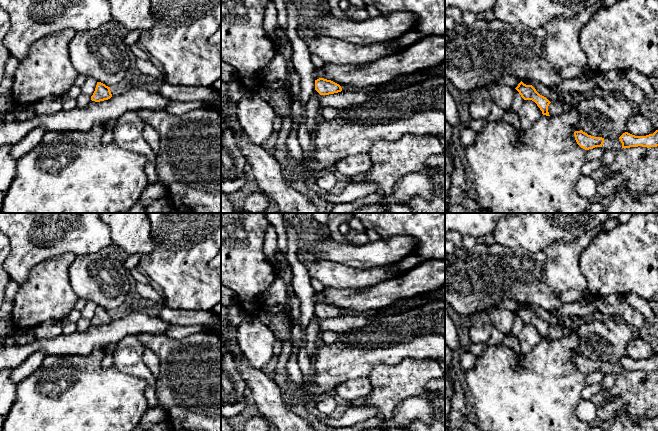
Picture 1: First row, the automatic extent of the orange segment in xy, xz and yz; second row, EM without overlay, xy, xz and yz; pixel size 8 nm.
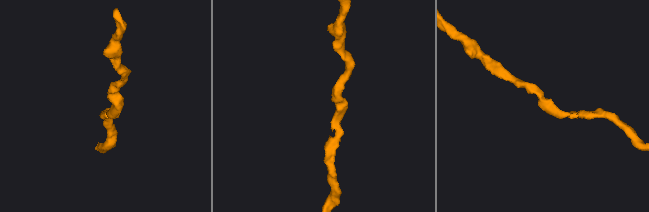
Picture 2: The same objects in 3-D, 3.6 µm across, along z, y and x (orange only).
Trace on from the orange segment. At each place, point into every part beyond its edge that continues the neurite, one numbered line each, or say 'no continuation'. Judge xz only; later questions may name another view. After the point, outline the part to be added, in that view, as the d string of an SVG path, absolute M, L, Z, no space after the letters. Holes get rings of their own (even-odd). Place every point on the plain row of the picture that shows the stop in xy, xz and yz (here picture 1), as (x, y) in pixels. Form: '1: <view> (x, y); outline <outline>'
no continuation

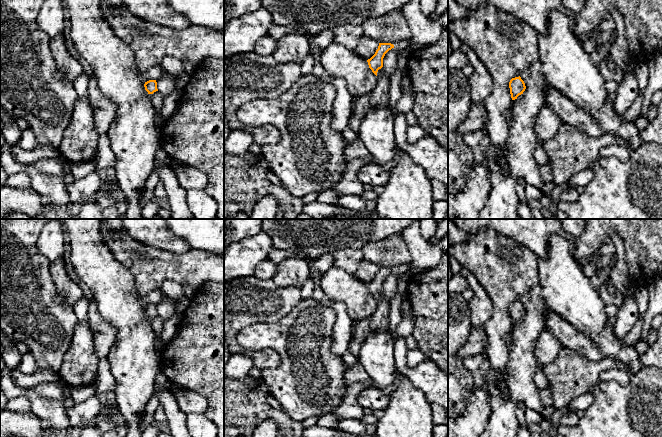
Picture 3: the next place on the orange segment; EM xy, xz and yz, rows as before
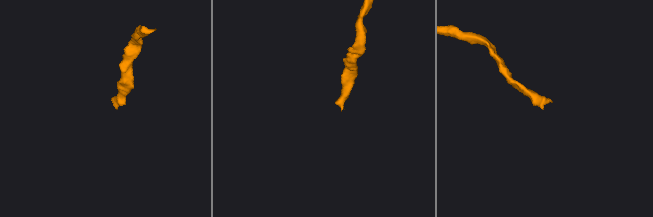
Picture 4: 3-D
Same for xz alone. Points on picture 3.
1: xz (379, 321); outline M382 291L377 296L376 311L369 318L371 332L389 331L389 310L390 302Z

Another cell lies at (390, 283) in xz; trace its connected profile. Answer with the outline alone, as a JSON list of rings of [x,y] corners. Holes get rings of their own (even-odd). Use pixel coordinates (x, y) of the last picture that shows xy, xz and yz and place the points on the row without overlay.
[[[395,272],[389,274],[383,282],[383,293],[387,300],[391,300],[397,292],[398,276]]]

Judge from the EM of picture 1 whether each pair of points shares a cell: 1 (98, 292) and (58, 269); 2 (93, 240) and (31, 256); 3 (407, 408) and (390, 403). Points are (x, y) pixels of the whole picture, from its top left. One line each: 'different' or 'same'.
1: different
2: same
3: different

